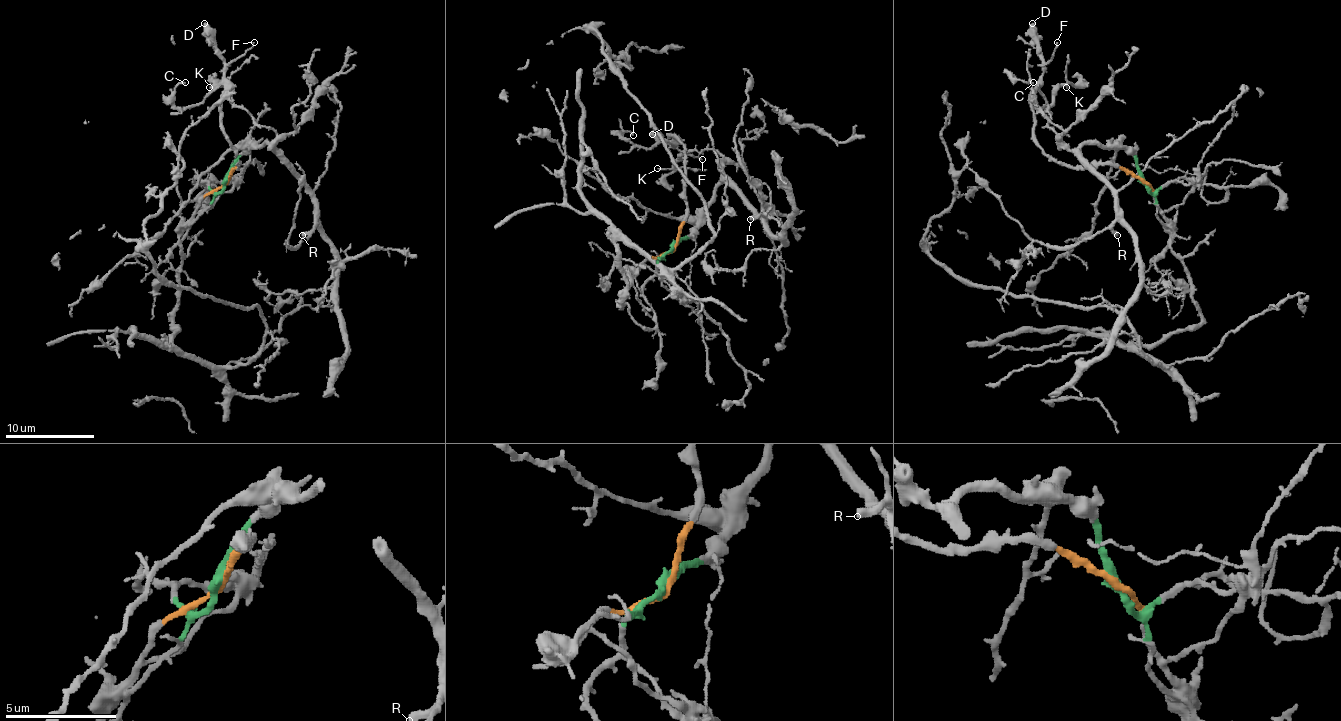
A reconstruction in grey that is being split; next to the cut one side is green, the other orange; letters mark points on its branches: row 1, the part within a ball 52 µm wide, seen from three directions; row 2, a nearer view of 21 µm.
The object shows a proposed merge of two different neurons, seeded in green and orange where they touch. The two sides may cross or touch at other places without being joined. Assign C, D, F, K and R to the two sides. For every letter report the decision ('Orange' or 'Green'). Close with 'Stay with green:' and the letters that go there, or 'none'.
C: Orange
D: Orange
F: Orange
K: Green
R: Green
Stay with green: K, R

